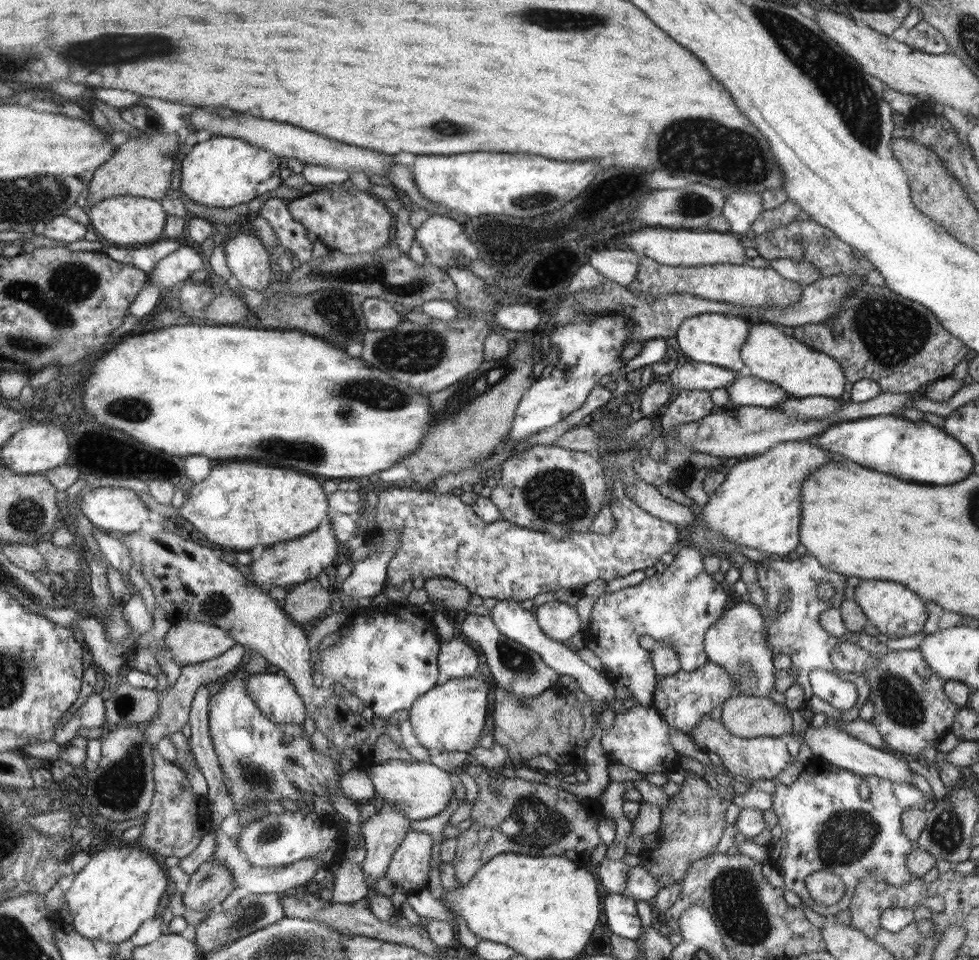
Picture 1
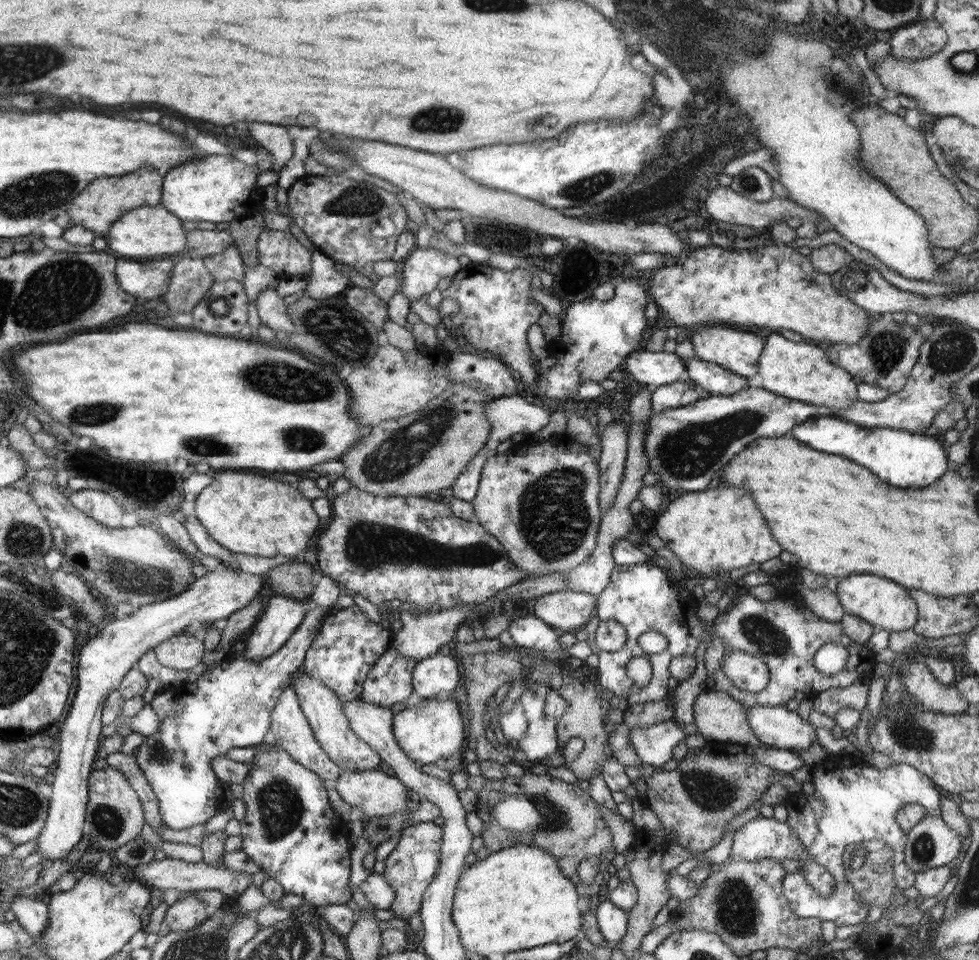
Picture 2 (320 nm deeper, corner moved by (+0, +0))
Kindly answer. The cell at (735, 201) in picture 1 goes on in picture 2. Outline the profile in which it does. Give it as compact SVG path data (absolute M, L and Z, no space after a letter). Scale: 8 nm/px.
M748 168L745 172L735 175L730 188L756 202L768 202L776 198L772 191L772 179L762 168Z

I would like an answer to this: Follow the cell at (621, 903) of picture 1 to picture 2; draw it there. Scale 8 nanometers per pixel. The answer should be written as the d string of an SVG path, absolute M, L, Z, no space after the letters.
M606 899L596 908L595 917L606 941L617 943L624 938L627 933L626 923L629 921L628 912Z

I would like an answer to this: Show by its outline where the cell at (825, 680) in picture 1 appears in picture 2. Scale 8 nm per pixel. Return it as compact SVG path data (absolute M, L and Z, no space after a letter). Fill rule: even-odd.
M744 594L738 598L738 602L726 610L726 612L720 613L719 616L714 620L714 628L716 630L715 642L709 645L706 658L704 660L704 666L706 667L707 677L705 679L706 691L720 691L726 692L734 700L739 700L746 707L753 707L754 705L766 705L766 706L781 706L786 707L787 702L794 698L796 692L803 692L806 697L815 696L814 693L819 694L829 688L846 688L851 684L854 684L857 680L865 677L864 672L860 670L860 664L862 664L862 656L860 656L860 650L862 650L862 643L853 642L842 629L840 624L832 624L826 620L822 620L813 614L806 607L800 607L798 604L794 604L792 594L782 594L779 597L770 600L768 602L760 602L758 598L750 594ZM824 644L842 644L848 652L848 661L846 666L836 674L832 676L821 673L816 666L814 666L814 656ZM727 649L734 649L734 651L746 651L746 653L754 656L759 656L769 668L770 678L768 684L760 692L748 692L742 690L726 676L726 673L722 670L722 657L723 652Z

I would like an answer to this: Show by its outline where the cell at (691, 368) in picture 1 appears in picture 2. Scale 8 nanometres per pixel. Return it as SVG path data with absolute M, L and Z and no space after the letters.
M645 348L635 350L626 356L621 369L626 370L641 386L653 388L680 382L688 375L684 359L676 353L650 352Z

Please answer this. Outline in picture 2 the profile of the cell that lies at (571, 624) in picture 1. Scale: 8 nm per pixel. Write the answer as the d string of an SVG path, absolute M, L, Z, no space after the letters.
M561 591L540 596L534 606L534 617L562 633L577 632L594 617L596 598L586 592Z

